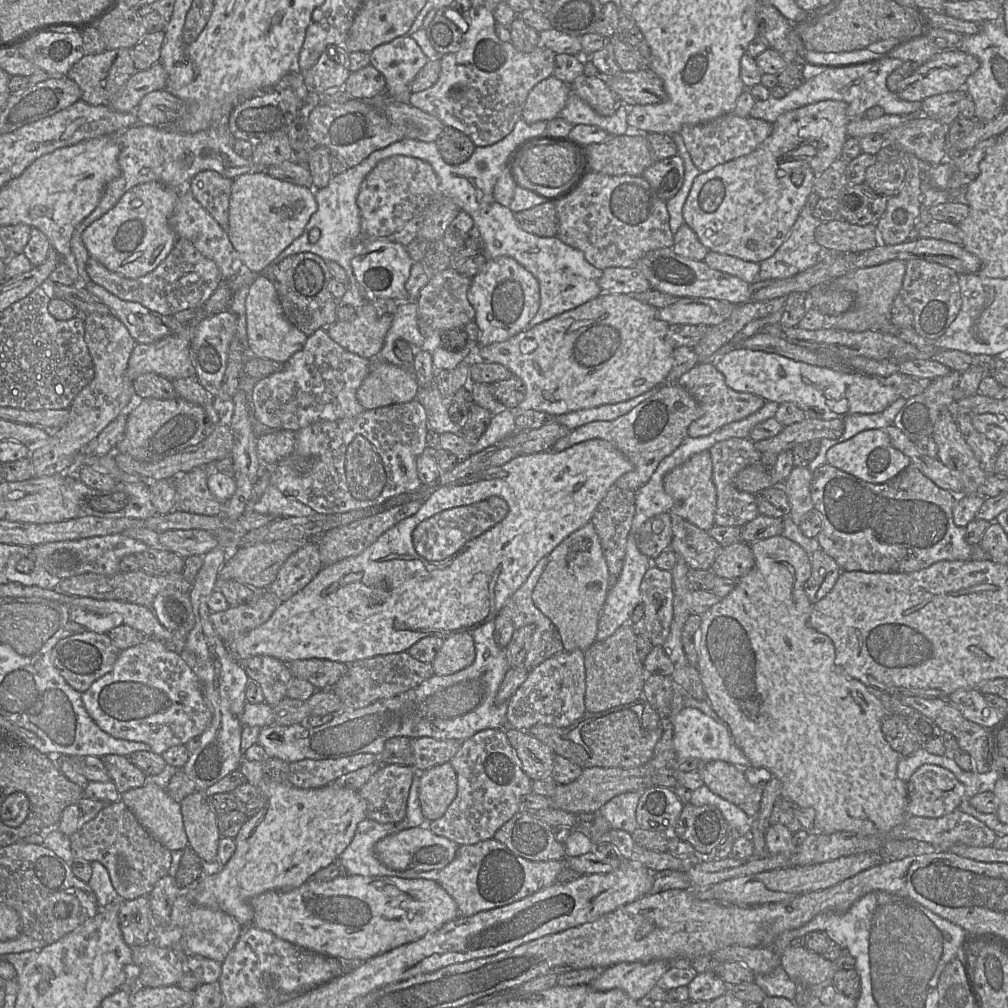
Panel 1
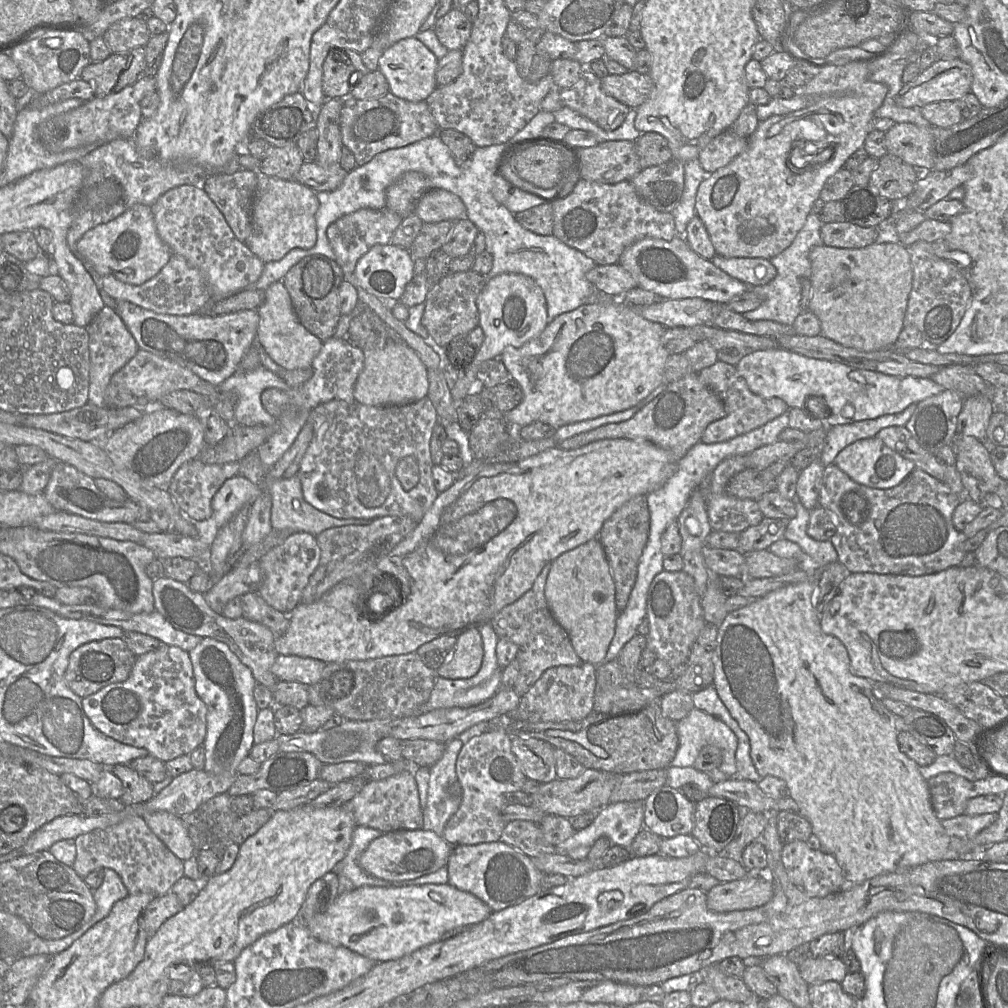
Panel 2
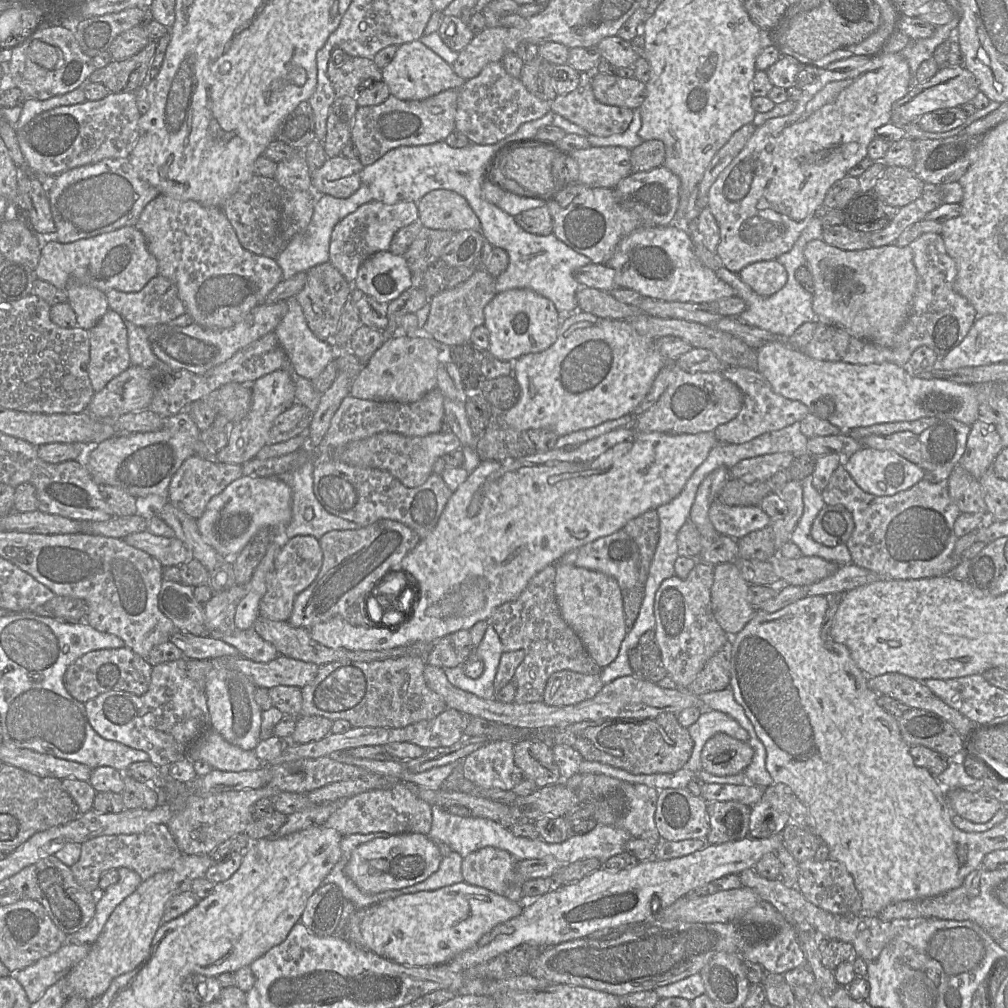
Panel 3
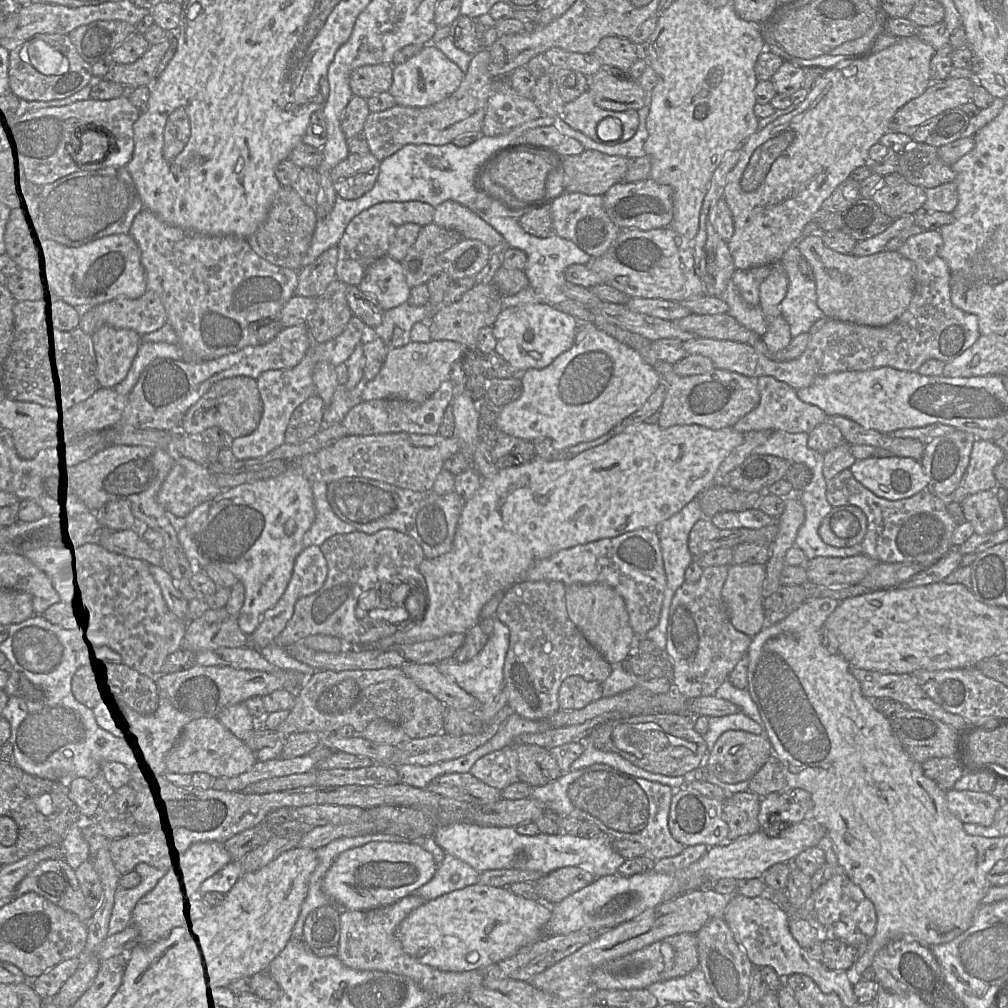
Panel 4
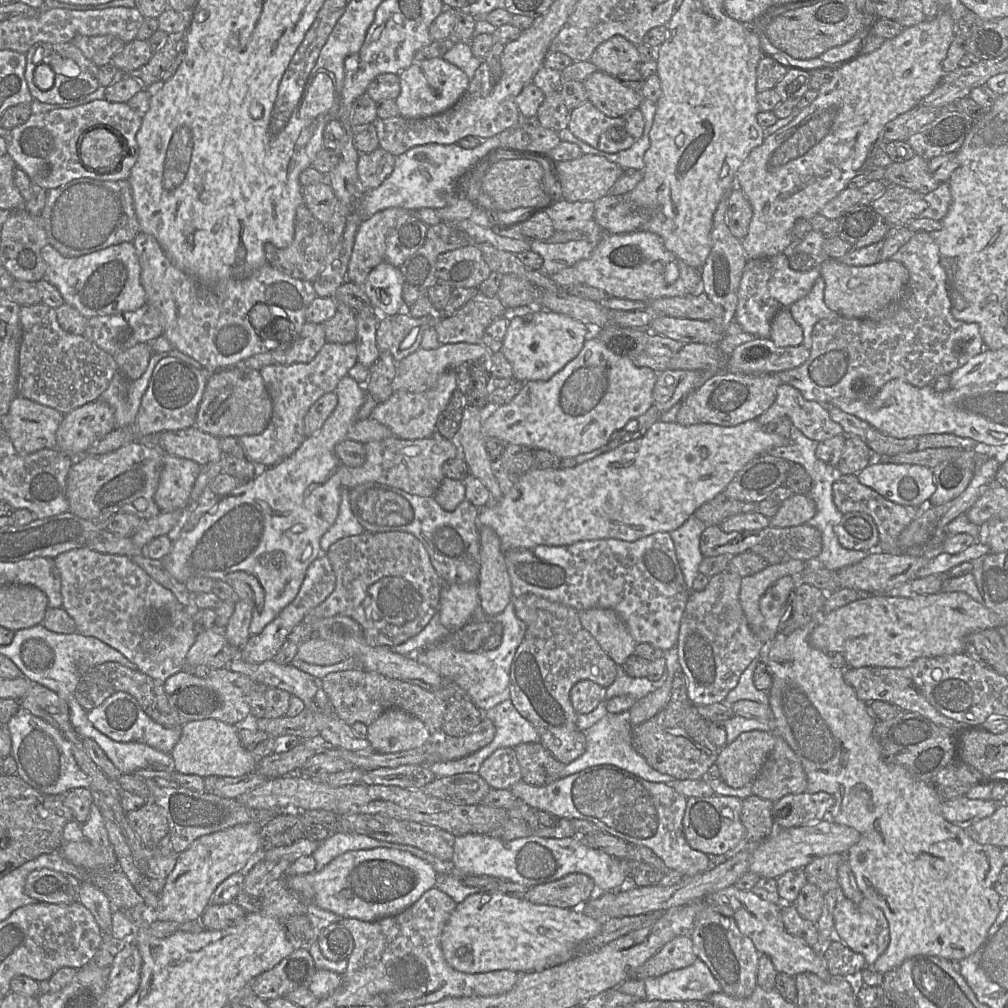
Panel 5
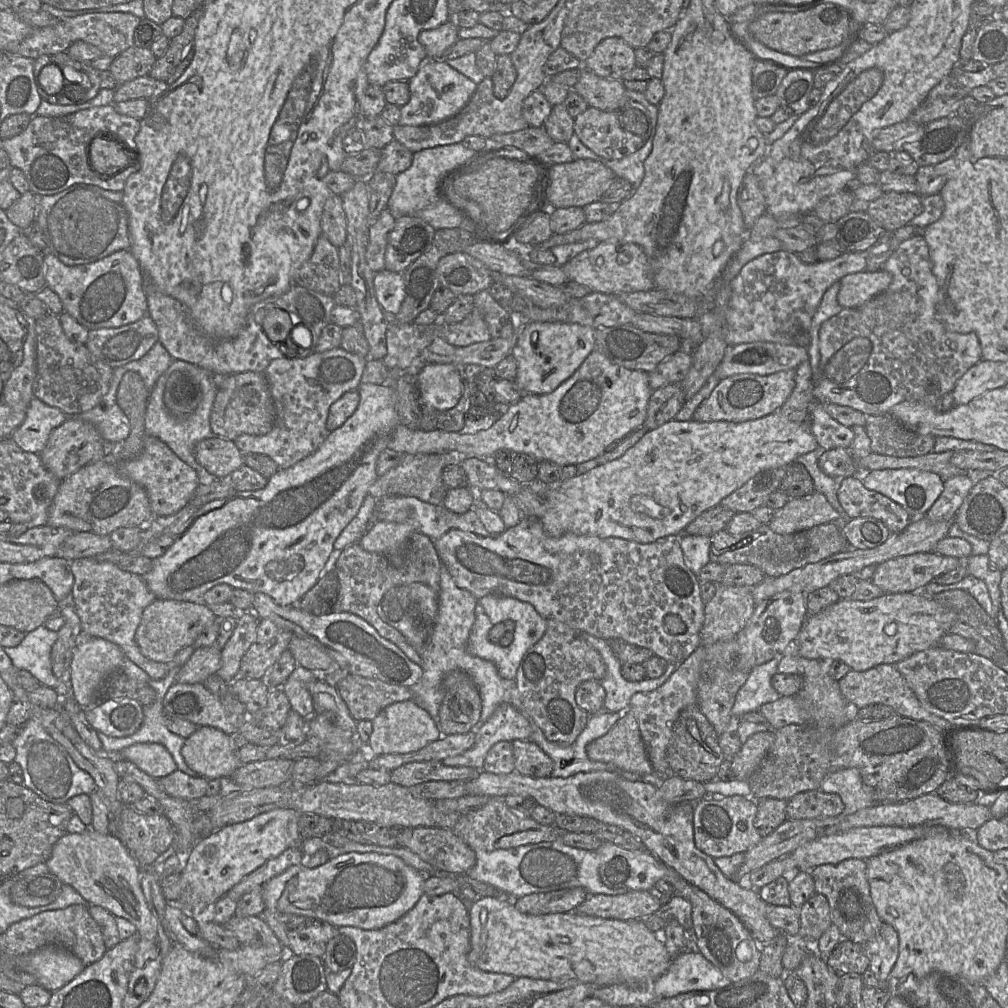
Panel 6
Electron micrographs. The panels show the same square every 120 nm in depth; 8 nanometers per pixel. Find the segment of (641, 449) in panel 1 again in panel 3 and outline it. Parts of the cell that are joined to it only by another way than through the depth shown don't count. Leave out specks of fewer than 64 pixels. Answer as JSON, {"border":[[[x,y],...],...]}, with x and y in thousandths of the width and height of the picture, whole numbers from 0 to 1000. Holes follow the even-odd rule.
{"border":[[[670,361],[659,390],[648,403],[631,413],[624,423],[640,430],[692,431],[708,428],[713,422],[725,418],[732,412],[736,402],[736,388],[715,369],[685,370]]]}

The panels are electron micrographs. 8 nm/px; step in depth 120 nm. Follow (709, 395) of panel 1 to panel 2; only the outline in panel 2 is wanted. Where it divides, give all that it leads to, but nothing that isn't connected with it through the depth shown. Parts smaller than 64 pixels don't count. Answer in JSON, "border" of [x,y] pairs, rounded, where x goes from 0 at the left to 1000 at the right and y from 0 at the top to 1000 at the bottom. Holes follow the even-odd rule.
{"border":[[[712,357],[706,363],[693,368],[691,372],[699,383],[715,395],[720,408],[719,414],[701,423],[695,434],[698,439],[706,440],[725,437],[761,421],[784,406],[774,395],[758,395],[747,390],[728,362]]]}

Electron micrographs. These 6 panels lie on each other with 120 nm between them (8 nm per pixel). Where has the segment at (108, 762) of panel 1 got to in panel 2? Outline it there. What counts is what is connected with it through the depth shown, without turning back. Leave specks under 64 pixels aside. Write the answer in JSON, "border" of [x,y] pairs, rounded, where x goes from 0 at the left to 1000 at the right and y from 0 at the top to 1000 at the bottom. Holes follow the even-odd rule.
{"border":[[[117,758],[110,764],[121,776],[120,795],[125,800],[144,797],[153,790],[152,778],[128,759]]]}

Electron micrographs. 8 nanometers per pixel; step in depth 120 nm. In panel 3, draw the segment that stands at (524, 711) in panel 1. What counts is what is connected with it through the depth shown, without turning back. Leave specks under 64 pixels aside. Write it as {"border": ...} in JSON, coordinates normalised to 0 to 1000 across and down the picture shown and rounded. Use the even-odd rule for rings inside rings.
{"border":[[[554,666],[545,672],[538,696],[545,700],[570,699],[590,691],[598,680],[594,669]]]}

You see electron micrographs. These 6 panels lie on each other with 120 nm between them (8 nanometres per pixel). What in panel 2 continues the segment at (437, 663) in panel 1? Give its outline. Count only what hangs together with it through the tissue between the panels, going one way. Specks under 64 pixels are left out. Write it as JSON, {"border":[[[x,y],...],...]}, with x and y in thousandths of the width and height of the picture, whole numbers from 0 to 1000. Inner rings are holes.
{"border":[[[466,623],[453,631],[448,651],[434,664],[433,669],[443,674],[469,672],[477,662],[479,649],[475,623]]]}

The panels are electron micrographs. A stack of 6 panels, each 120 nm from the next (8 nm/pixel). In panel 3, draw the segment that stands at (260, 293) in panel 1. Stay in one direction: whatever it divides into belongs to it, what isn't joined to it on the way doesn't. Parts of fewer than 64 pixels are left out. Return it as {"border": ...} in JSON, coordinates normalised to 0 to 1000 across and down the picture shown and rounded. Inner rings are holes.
{"border":[[[289,295],[284,298],[286,308],[272,327],[291,367],[310,377],[330,358],[333,346],[326,339],[315,336],[308,327],[300,306]]]}

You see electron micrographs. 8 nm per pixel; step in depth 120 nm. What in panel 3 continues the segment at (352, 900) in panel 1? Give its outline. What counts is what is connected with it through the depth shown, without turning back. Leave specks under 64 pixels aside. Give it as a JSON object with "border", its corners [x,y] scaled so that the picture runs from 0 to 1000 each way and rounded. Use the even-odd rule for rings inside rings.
{"border":[[[455,875],[429,884],[400,887],[368,899],[353,902],[345,911],[340,930],[375,948],[404,958],[444,956],[456,945],[472,938],[491,919],[514,909],[521,894],[507,894],[482,881]]]}

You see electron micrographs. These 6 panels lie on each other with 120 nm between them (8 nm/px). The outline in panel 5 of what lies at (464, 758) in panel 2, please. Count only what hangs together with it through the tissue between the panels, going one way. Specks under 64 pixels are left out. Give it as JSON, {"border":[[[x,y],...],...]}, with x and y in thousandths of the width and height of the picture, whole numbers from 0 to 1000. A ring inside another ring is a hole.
{"border":[[[510,742],[491,744],[477,758],[474,768],[487,783],[506,783],[517,774],[517,763]]]}

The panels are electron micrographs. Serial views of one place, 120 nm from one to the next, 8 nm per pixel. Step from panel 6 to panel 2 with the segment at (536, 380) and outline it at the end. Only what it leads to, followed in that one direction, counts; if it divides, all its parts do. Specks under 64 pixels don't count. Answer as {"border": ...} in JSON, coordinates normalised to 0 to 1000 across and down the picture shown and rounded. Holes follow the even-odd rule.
{"border":[[[499,271],[485,276],[480,287],[474,293],[472,298],[475,310],[475,323],[479,326],[480,337],[469,358],[460,367],[455,369],[454,376],[447,386],[447,392],[452,400],[464,391],[466,385],[470,385],[473,367],[476,361],[484,356],[494,356],[503,343],[517,344],[522,339],[536,332],[544,322],[542,296],[537,285],[525,274],[513,271]]]}

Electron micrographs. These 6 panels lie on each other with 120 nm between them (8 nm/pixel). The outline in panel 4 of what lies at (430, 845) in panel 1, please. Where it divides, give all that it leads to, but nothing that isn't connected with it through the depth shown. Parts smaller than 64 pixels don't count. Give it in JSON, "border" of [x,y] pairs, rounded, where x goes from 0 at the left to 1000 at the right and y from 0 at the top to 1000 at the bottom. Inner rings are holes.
{"border":[[[366,835],[337,847],[321,871],[321,884],[340,903],[381,900],[407,888],[426,875],[435,857],[428,846],[410,836]]]}

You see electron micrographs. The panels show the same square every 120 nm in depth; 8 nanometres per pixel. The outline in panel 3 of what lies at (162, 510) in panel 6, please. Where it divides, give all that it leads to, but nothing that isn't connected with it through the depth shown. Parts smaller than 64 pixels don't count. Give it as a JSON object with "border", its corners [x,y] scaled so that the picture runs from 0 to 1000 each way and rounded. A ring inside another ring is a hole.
{"border":[[[199,452],[187,453],[172,471],[168,483],[168,498],[189,514],[197,515],[208,495],[219,489],[229,478],[241,471],[240,461],[210,458]]]}

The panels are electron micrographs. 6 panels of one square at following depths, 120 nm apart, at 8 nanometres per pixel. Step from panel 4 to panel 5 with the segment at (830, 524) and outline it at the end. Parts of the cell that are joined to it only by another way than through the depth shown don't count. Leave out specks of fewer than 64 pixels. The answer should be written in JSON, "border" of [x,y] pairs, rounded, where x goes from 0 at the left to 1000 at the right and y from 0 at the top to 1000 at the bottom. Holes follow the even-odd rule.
{"border":[[[849,507],[836,510],[827,528],[834,542],[839,545],[867,547],[871,544],[871,525],[860,509]]]}

